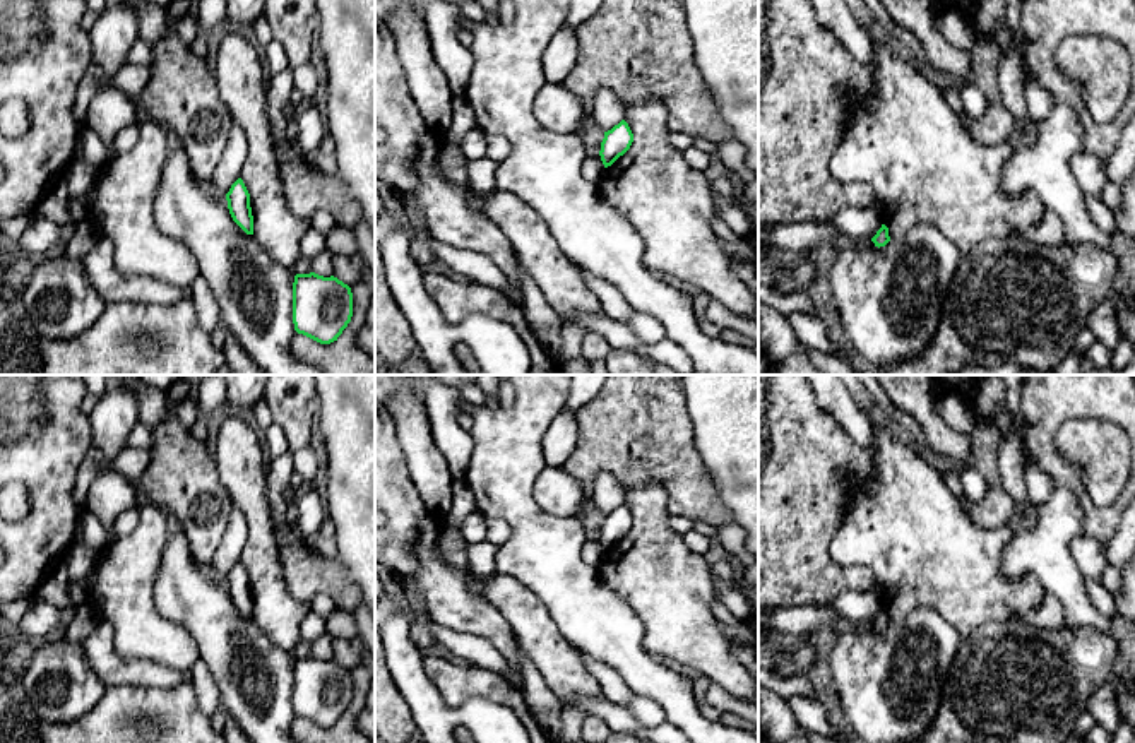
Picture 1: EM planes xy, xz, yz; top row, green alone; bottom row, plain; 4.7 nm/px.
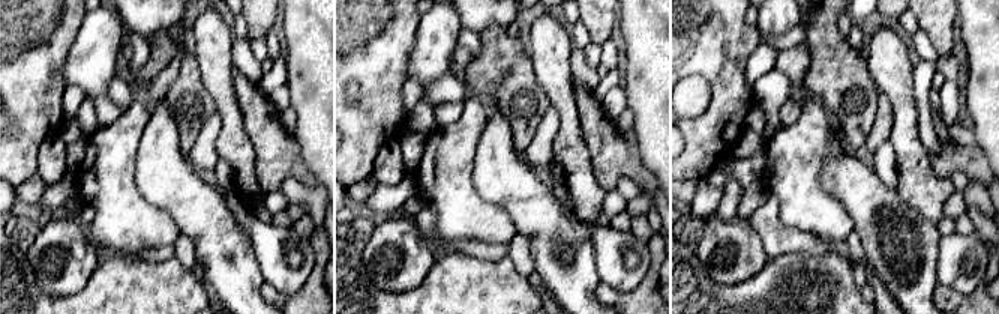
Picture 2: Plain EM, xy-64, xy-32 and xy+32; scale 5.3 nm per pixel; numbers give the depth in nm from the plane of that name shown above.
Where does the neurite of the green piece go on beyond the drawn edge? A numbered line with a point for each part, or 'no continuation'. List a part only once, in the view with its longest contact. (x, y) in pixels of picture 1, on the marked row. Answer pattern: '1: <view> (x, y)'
no continuation

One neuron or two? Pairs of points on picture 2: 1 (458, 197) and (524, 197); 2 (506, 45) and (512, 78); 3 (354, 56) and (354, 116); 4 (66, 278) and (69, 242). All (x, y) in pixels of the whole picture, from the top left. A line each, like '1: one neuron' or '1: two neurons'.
1: two neurons
2: one neuron
3: one neuron
4: one neuron

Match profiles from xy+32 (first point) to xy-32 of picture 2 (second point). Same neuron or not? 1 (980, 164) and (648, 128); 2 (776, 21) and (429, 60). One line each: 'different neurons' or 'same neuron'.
1: different neurons
2: same neuron

